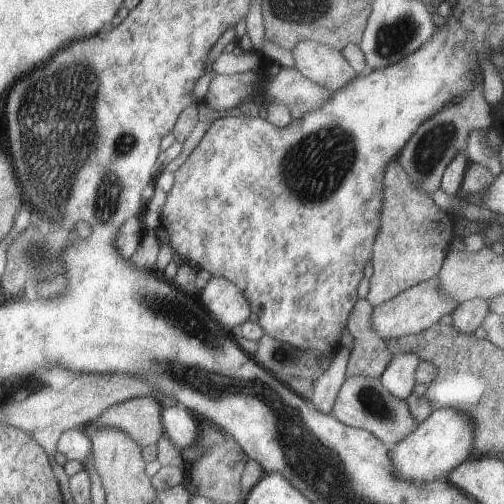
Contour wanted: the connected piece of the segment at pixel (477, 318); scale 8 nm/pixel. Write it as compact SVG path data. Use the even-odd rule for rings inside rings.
M475 298L461 302L450 314L452 326L462 334L474 334L489 313L488 299Z

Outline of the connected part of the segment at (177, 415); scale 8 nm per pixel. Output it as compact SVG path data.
M178 404L163 408L161 415L164 435L172 440L172 444L179 451L196 445L200 428L198 428L199 418L195 414Z

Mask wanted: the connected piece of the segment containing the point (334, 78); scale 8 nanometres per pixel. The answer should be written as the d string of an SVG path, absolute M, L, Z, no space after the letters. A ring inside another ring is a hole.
M312 40L298 42L292 50L294 67L322 88L340 90L356 78L357 72L341 51Z

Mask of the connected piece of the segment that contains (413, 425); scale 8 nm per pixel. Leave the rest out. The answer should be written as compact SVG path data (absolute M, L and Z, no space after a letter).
M348 376L338 392L330 414L348 426L368 430L383 442L388 450L394 450L394 446L402 442L406 436L410 436L419 425L418 420L410 412L407 400L392 396L392 392L384 388L380 376L378 378Z

